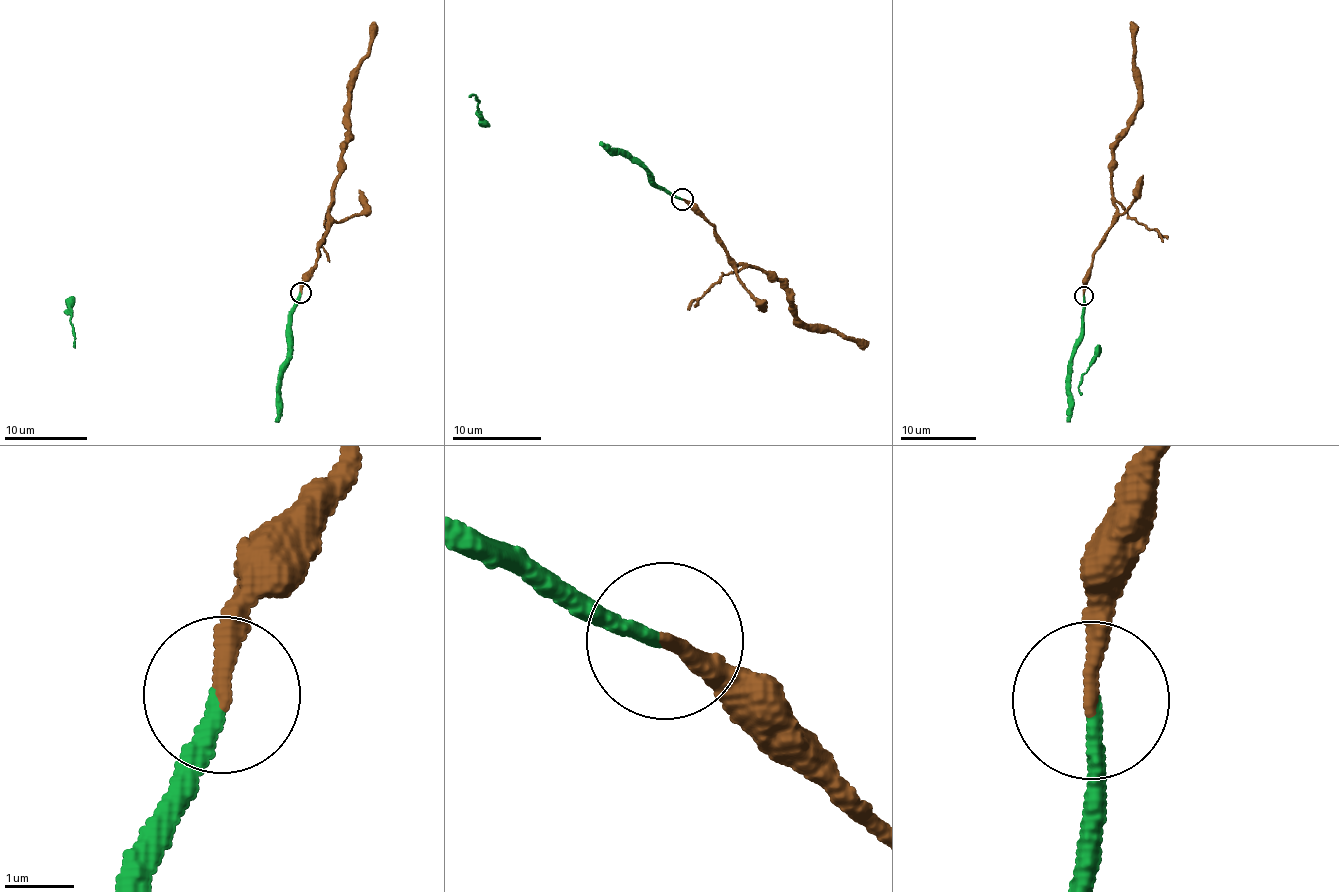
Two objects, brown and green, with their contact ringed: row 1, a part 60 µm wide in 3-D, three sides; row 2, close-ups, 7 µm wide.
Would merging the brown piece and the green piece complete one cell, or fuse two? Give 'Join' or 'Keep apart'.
Join

